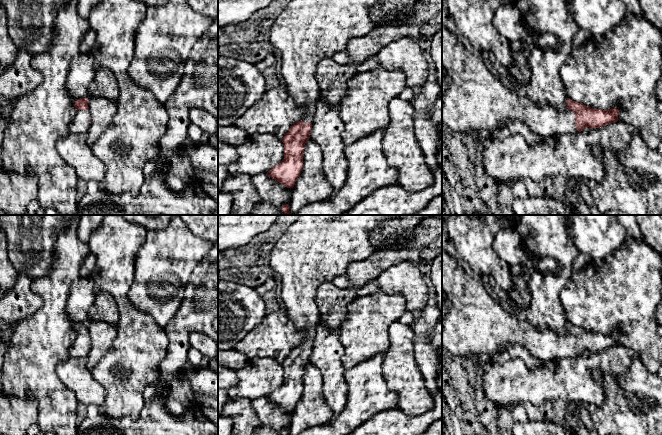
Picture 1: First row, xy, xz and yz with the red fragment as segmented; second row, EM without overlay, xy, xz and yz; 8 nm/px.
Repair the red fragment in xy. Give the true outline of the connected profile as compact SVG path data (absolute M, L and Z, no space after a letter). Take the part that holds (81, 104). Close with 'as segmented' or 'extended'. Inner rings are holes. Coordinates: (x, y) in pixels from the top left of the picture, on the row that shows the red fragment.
M82 98L75 101L74 107L77 112L69 124L71 133L86 133L90 127L90 111L88 107L88 98Z; extended

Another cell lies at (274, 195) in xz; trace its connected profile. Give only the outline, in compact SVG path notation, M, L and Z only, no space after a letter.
M267 173L257 174L251 177L251 181L261 198L261 203L250 215L285 215L282 206L289 205L293 188L287 188Z

